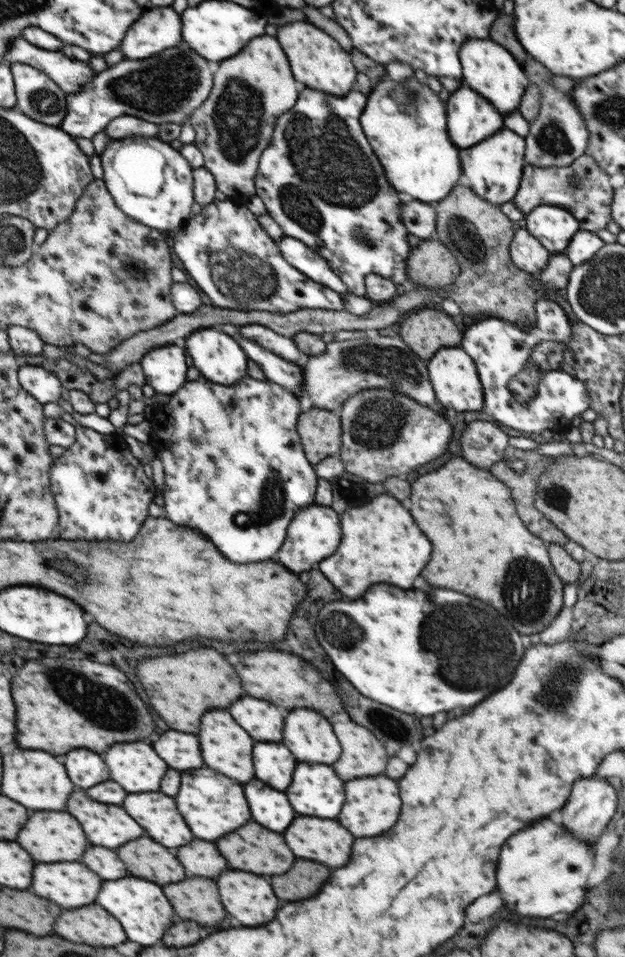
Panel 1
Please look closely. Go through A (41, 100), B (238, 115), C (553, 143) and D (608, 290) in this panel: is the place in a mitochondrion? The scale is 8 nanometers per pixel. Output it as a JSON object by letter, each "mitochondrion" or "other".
{"A":"mitochondrion","B":"mitochondrion","C":"mitochondrion","D":"mitochondrion"}

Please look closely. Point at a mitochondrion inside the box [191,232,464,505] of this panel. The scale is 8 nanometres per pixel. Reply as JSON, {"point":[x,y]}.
{"point":[243,277]}

